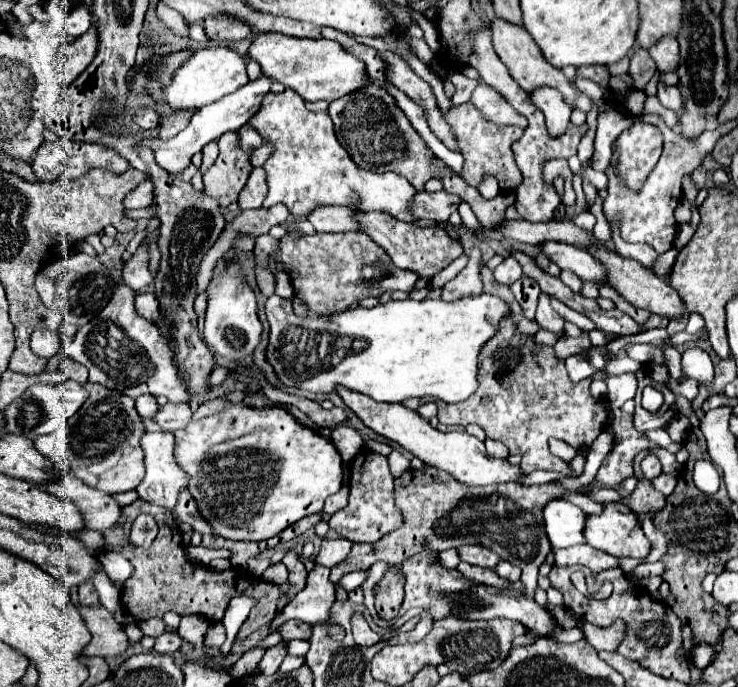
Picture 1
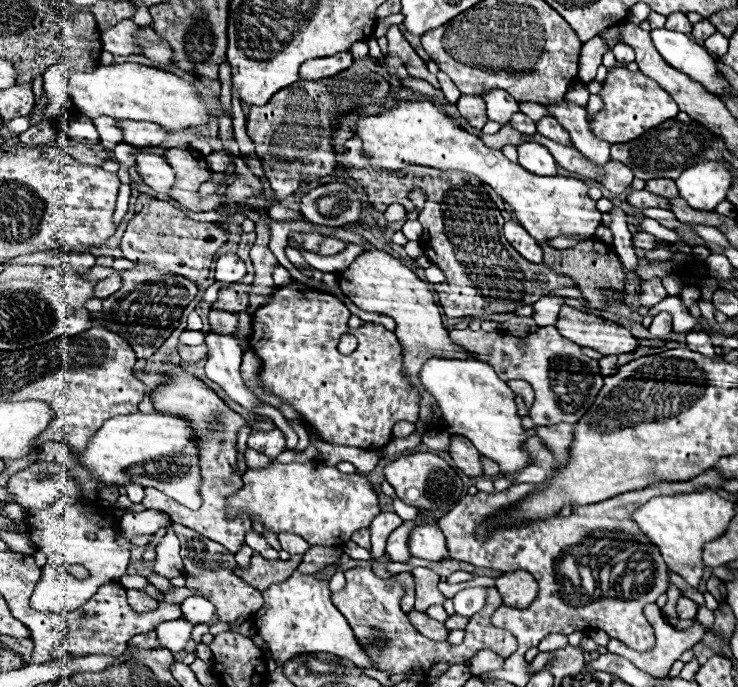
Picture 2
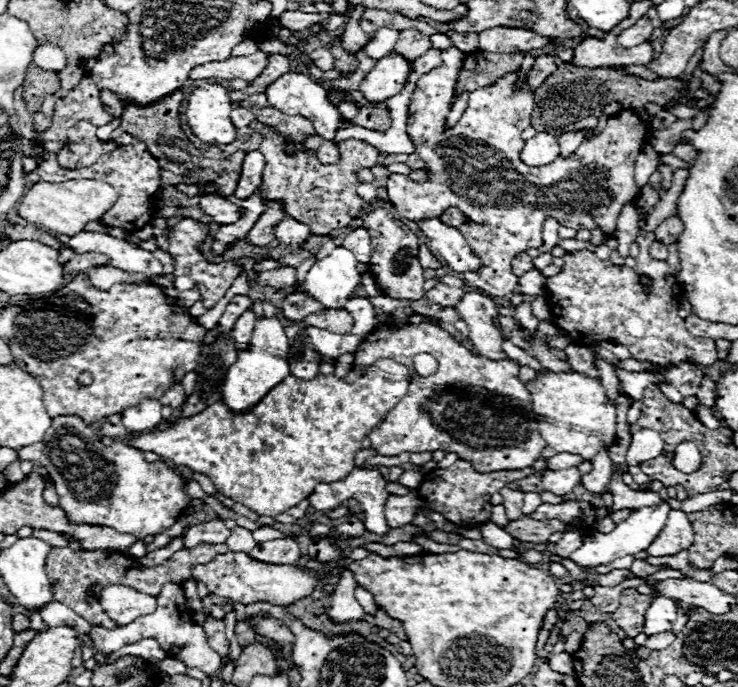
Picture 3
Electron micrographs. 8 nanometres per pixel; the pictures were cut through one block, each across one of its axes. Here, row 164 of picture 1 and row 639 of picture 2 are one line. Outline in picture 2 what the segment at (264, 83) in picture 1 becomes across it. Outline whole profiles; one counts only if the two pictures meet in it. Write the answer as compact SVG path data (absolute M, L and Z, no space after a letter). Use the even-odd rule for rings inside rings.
M170 620L170 622L162 622L156 626L158 632L158 640L162 642L164 648L168 648L172 654L178 654L186 642L190 640L194 624L186 622L186 620Z

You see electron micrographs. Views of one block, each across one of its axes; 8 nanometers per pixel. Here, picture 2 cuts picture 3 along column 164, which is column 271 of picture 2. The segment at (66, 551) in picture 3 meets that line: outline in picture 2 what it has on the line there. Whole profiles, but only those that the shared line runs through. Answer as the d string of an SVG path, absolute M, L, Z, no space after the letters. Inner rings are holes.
M254 554L250 568L246 568L246 570L236 568L234 574L240 576L246 584L252 584L256 590L266 590L274 582L288 580L288 576L292 576L292 572L300 566L300 562L302 562L302 556L298 556L298 554L294 554L286 562L284 560L270 562L270 560L262 558L260 554Z

